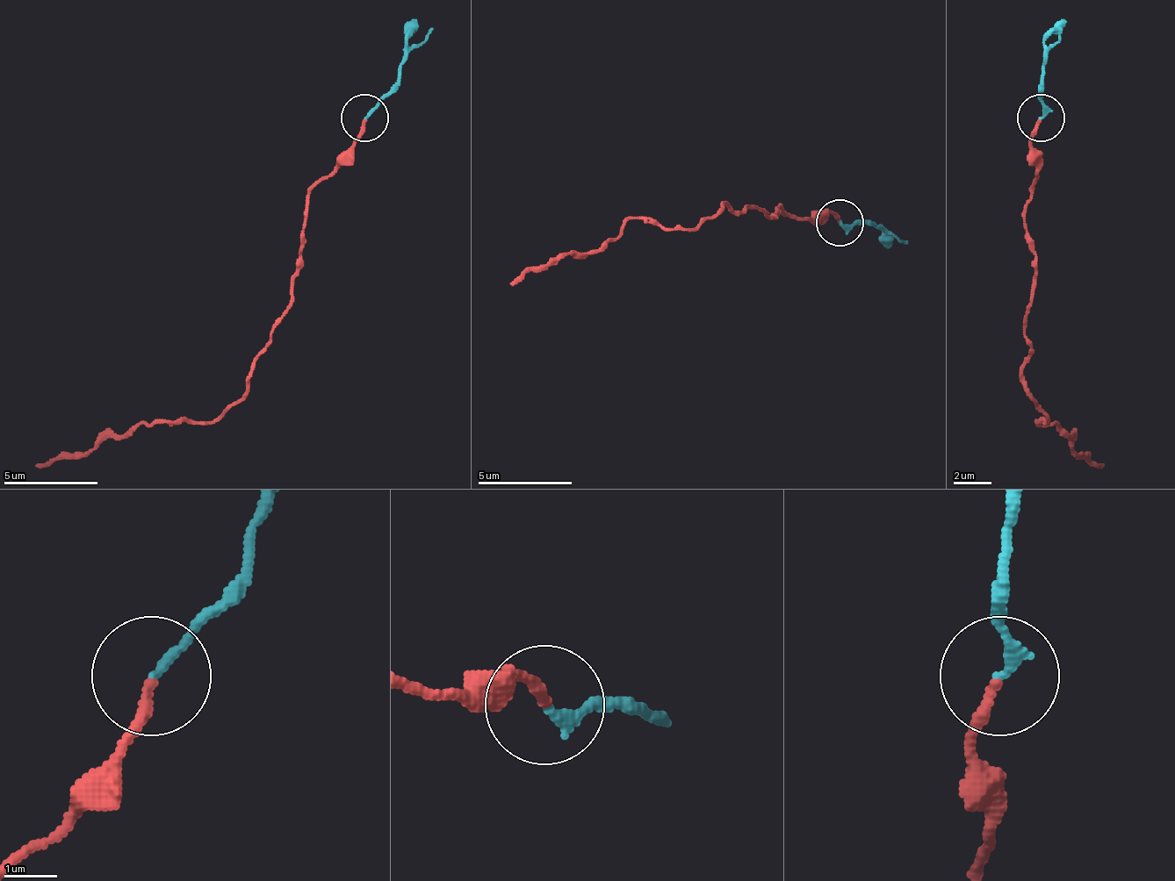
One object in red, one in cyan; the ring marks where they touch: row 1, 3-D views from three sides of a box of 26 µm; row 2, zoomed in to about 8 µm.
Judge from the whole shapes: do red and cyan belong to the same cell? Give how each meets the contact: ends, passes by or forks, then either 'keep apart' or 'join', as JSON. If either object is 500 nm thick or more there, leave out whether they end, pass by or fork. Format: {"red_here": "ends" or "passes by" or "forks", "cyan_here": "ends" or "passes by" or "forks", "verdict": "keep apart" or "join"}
{"red_here": "ends", "cyan_here": "ends", "verdict": "join"}

